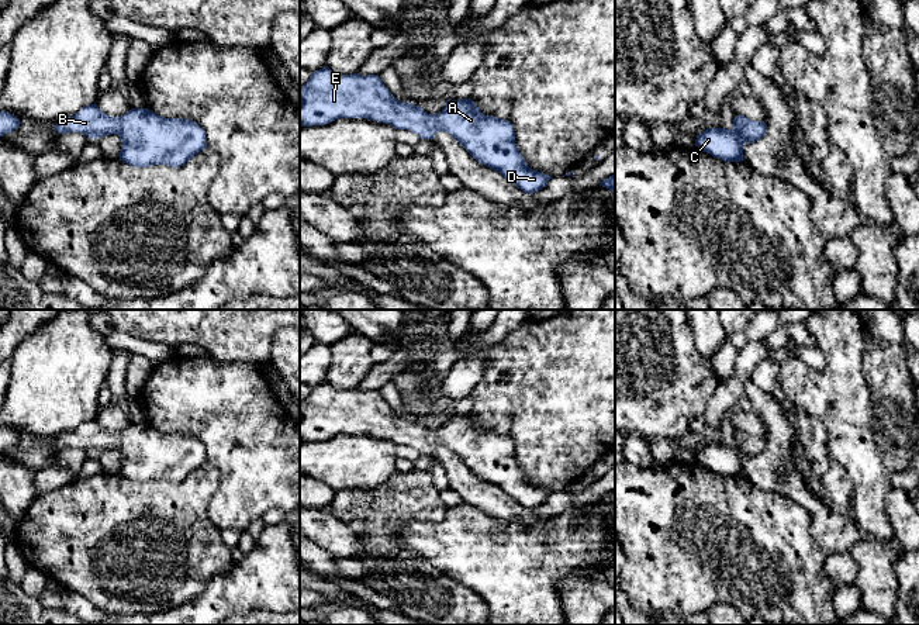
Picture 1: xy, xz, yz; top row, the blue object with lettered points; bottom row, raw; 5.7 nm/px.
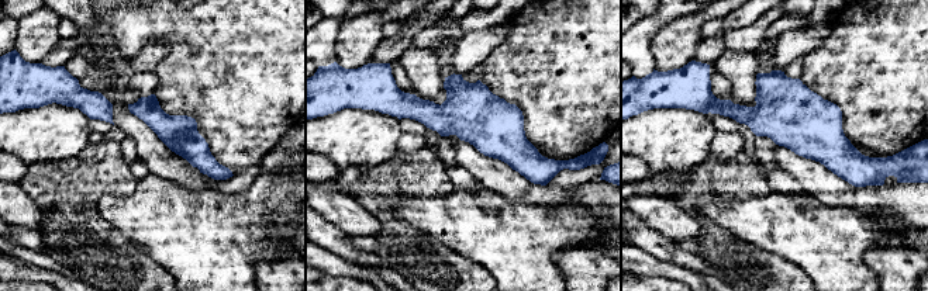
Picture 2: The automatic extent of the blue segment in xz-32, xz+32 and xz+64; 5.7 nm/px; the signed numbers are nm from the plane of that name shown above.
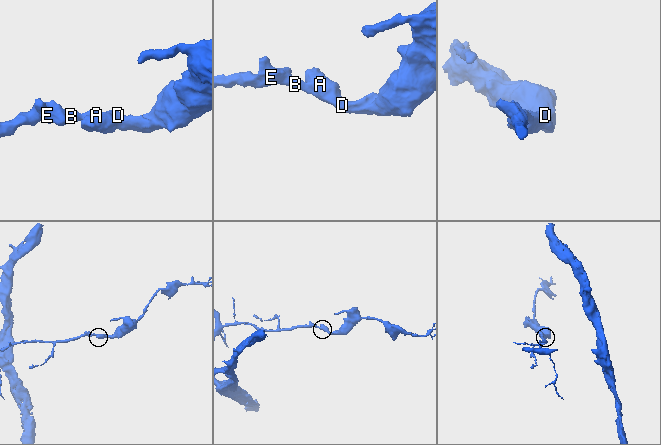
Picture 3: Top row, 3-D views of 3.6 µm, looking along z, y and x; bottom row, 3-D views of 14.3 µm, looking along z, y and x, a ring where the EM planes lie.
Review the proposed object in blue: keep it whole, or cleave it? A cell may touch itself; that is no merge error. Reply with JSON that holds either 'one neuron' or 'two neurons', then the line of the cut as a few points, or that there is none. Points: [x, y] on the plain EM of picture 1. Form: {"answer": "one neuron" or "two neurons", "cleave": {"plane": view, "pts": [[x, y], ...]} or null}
{"answer": "one neuron", "cleave": null}

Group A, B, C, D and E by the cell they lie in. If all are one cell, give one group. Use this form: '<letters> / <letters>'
A B C D E

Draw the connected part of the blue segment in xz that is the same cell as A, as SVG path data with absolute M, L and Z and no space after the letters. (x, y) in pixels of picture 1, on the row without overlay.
M328 381L311 389L308 397L300 403L300 441L312 442L329 439L338 434L367 434L408 445L421 455L433 455L439 446L450 449L478 479L497 486L507 495L525 508L542 505L552 491L528 481L516 459L514 441L508 435L486 431L471 414L446 415L446 422L428 429L412 418L398 417L384 401L379 390L362 391L336 390Z

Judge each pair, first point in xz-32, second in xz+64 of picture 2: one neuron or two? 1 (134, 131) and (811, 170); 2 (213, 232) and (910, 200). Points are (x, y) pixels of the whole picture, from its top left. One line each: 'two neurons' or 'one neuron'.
1: one neuron
2: two neurons

